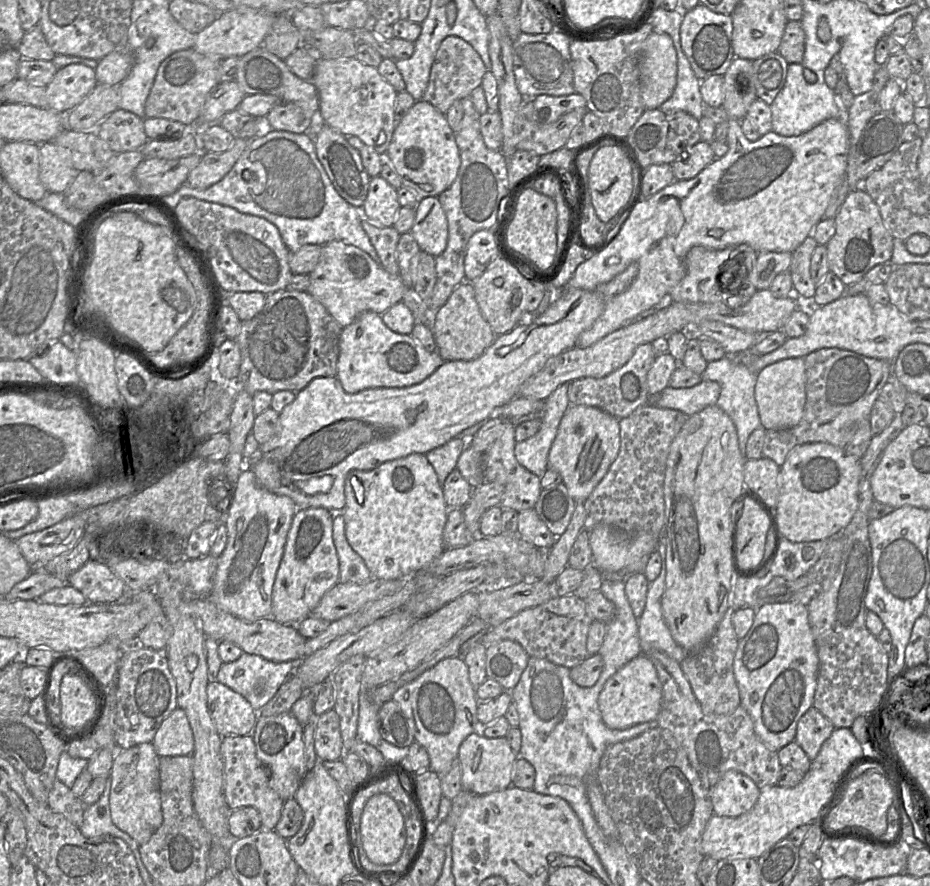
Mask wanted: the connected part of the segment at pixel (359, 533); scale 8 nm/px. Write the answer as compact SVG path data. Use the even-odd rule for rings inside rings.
M410 454L385 462L370 471L350 471L345 479L344 494L346 539L351 548L364 560L373 578L406 579L421 572L444 552L443 529L449 508L444 500L442 485L424 454Z

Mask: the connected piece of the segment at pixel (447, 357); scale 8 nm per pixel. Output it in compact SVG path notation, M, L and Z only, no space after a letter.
M461 282L453 290L446 303L436 311L433 336L436 342L436 352L444 362L473 360L481 356L493 343L496 334L482 315L471 282Z

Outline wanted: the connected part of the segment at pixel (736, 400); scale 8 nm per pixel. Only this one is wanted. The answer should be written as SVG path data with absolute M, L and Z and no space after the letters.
M725 356L720 360L709 362L701 375L702 380L717 382L721 391L716 405L723 410L732 420L738 435L739 449L745 456L746 444L750 434L761 427L761 421L755 400L755 386L757 375L737 359Z

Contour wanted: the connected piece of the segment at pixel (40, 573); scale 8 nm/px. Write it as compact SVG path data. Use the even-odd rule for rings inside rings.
M33 570L25 579L18 582L4 596L10 600L32 600L53 588L66 585L66 581L47 573L44 570Z

